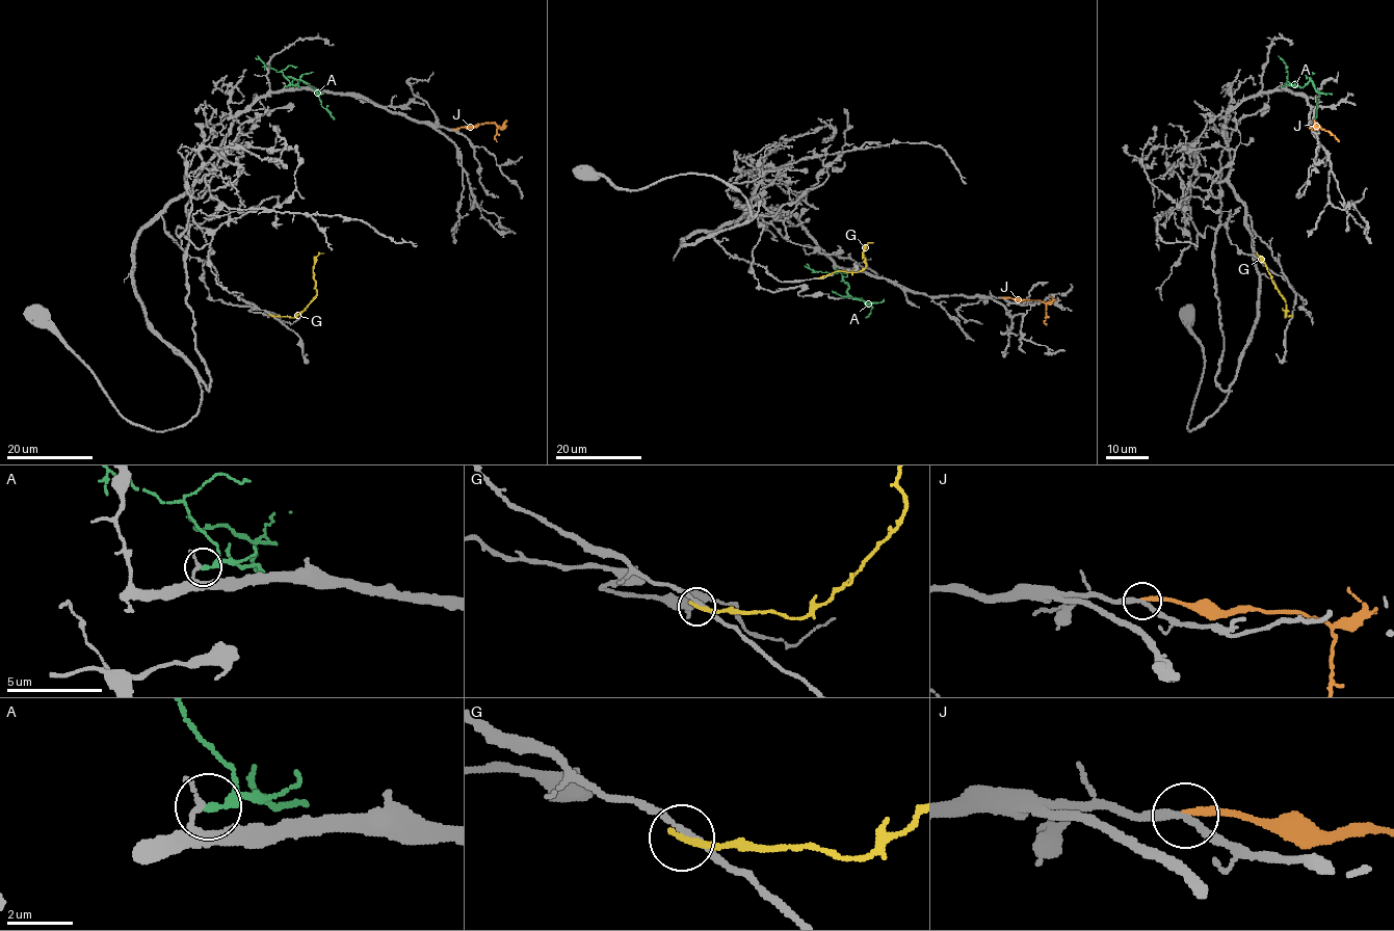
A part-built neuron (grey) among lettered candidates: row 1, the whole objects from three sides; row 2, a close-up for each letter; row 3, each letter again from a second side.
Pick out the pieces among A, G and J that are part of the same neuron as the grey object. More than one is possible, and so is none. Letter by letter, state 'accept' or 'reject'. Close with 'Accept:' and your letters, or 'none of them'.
A: reject
G: reject
J: accept
Accept: J

